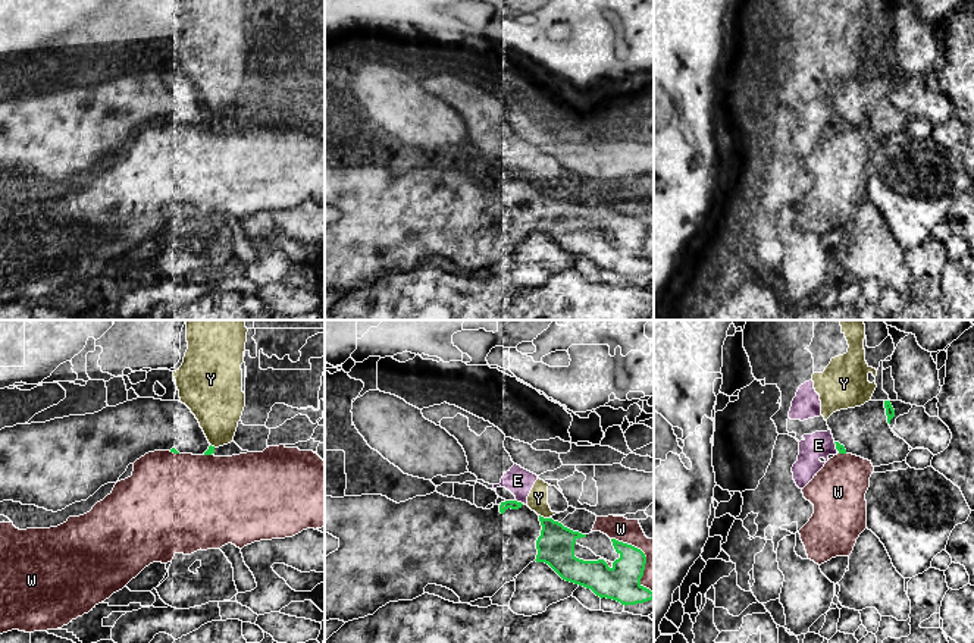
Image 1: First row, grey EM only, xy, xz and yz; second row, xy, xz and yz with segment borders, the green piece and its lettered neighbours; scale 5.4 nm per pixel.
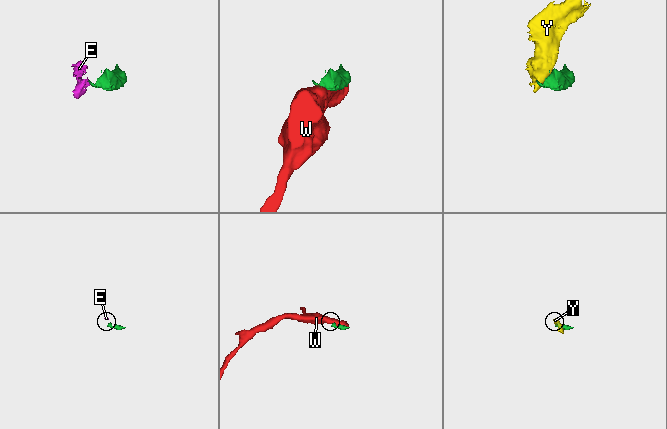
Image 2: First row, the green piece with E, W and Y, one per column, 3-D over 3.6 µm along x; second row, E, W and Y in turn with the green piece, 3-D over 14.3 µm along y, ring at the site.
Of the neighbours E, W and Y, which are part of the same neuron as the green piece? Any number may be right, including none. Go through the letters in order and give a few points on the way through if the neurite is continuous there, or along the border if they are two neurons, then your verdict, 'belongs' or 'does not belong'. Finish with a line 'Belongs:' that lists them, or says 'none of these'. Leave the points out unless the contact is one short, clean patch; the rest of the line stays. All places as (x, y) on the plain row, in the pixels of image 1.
E: does not belong
W: does not belong
Y: along xz (539, 185), (548, 190) | does not belong
Belongs: none of these

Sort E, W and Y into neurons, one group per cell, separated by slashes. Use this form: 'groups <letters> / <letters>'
groups E Y / W

